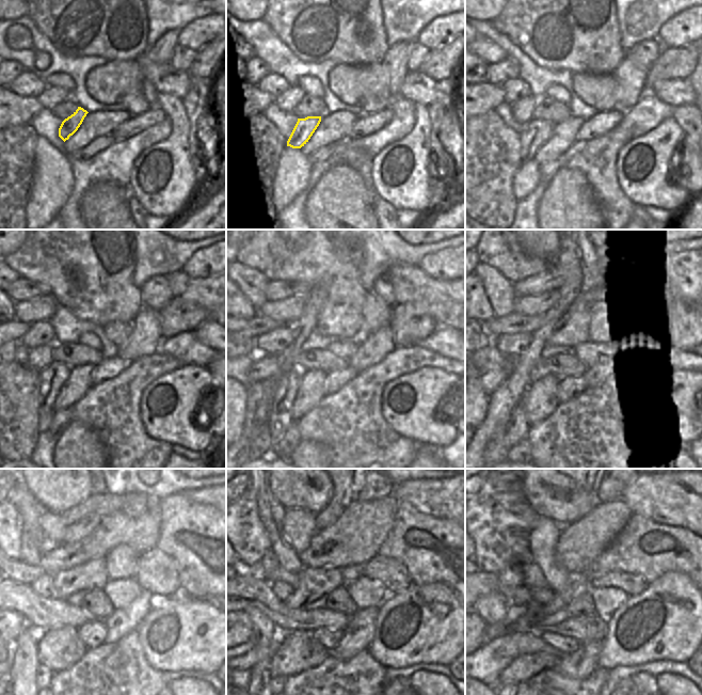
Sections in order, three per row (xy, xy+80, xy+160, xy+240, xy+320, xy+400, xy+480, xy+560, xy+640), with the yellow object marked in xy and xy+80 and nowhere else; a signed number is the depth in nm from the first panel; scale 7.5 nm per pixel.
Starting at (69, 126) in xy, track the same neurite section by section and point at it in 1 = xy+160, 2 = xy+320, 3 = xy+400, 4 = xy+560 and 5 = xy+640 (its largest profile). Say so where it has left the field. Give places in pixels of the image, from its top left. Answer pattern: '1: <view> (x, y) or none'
1: xy+160 (537, 132)
2: xy+320 (280, 419)
3: xy+400 (519, 427)
4: xy+560 (276, 684)
5: xy+640 (505, 685)

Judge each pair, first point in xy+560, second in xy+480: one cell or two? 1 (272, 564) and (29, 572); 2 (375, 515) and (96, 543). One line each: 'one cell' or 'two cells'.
1: two cells
2: one cell

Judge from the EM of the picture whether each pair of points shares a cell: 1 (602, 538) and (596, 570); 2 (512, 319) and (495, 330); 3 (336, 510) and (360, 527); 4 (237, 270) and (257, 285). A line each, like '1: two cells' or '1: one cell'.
1: two cells
2: one cell
3: two cells
4: one cell

